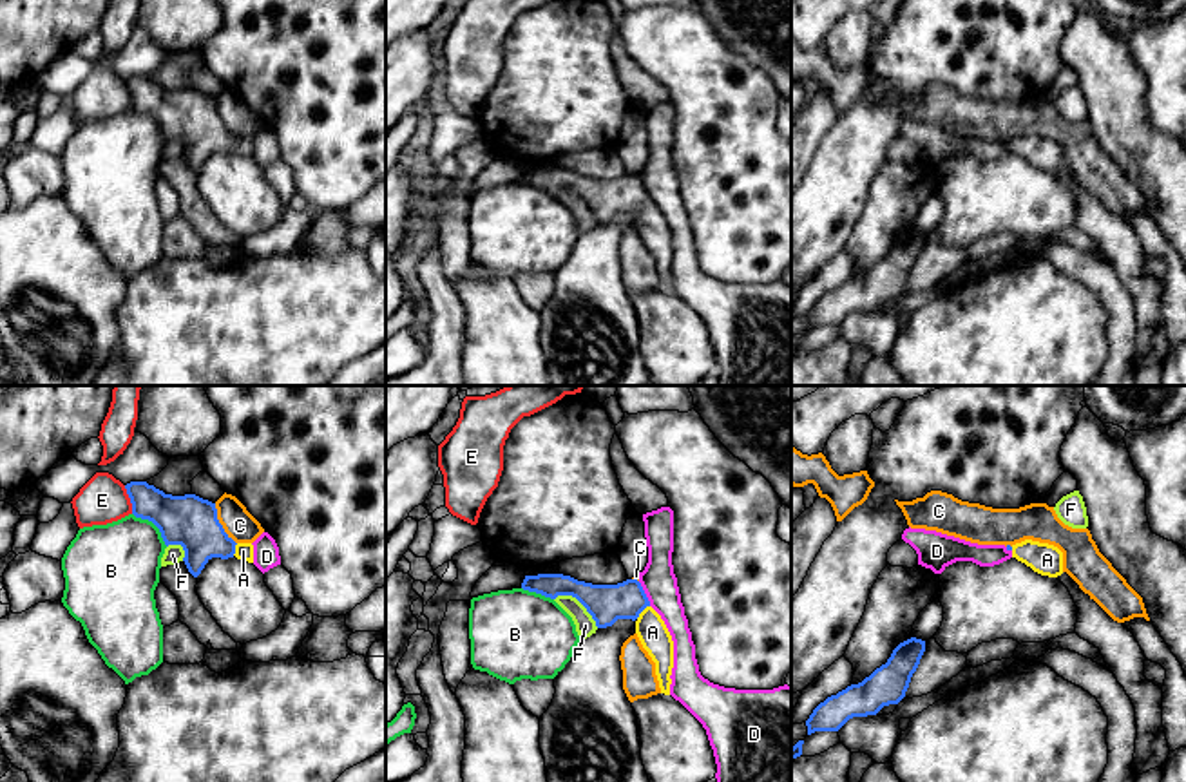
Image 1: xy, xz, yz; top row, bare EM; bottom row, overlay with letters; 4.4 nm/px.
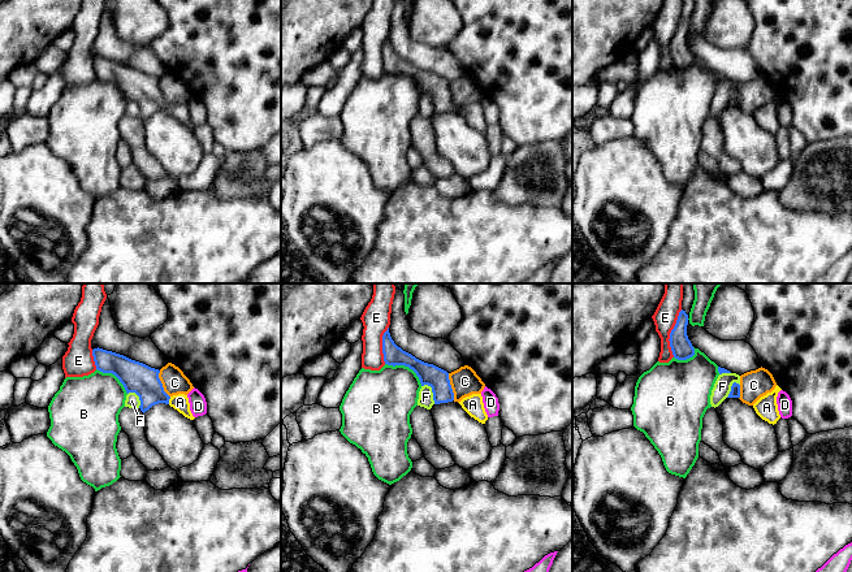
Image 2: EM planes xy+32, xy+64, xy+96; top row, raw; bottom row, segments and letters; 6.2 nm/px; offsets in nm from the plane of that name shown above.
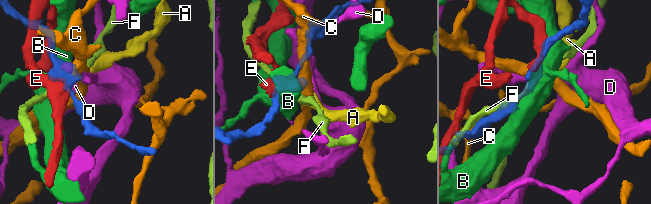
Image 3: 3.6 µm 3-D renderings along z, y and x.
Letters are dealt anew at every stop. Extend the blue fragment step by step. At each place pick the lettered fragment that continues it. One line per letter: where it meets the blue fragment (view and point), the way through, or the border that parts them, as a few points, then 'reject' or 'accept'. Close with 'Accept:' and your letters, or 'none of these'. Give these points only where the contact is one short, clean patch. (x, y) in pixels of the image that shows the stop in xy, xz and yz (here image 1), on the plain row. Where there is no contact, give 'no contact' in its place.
A: meets blue in xz at (641, 205); runs through xz (607, 198), (632, 198), (641, 205), (652, 227); accept
B: meets blue in xy at (154, 118); reject
C: meets blue in xy at (219, 118); border along xy (214, 98), (218, 116), (236, 138); reject
D: meets blue in xz at (645, 189); reject
E: meets blue in xy at (131, 95); reject
F: meets blue in xz at (580, 196); border along xz (554, 192), (573, 190), (598, 221); reject
Accept: A

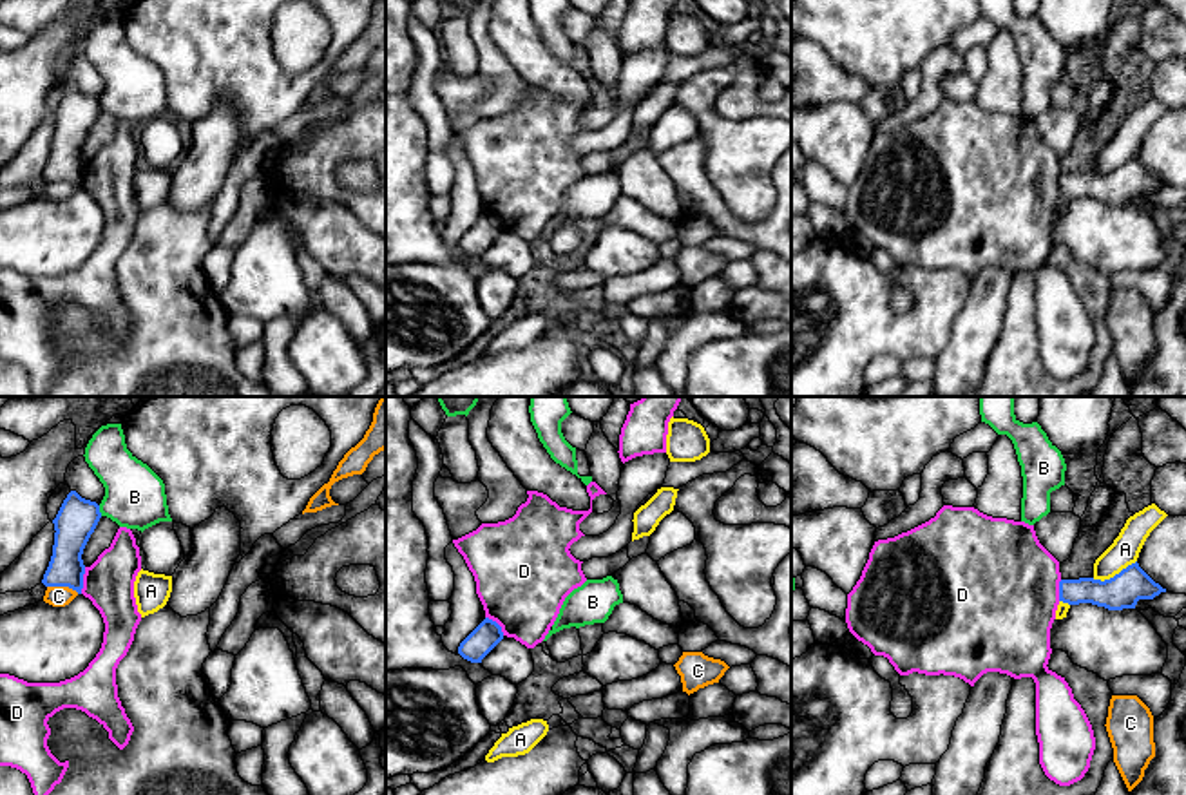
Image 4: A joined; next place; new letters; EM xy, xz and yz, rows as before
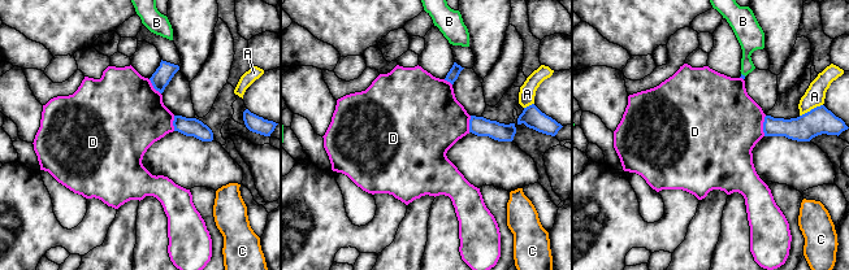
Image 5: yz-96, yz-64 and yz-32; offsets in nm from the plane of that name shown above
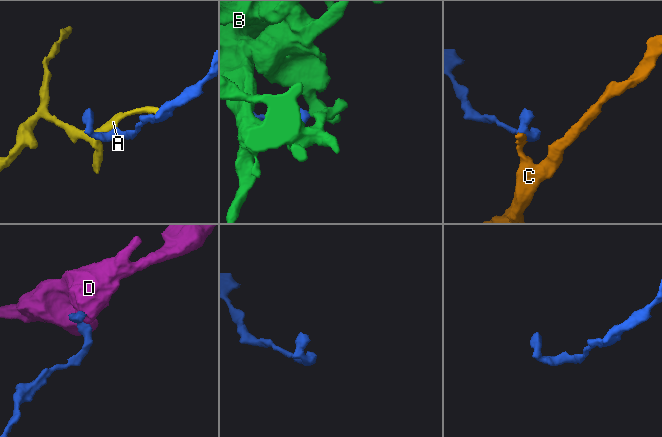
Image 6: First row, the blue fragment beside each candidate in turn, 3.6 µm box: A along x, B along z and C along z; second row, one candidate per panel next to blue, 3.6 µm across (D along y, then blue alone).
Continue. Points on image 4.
A: meets blue in yz at (1116, 169); border along yz (1136, 154), (1109, 172), (1092, 172); reject
B: meets blue in xy at (98, 105); border along xy (98, 100), (102, 109); reject
C: meets blue in xy at (64, 180); border along xy (47, 180), (67, 180), (78, 187); reject
D: meets blue in xy at (82, 174); border along xy (86, 162), (80, 187); reject
Accept: none of these

